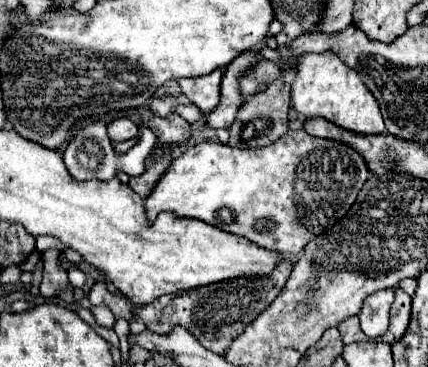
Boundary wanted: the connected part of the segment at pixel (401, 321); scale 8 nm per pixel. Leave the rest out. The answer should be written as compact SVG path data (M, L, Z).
M395 289L395 301L393 301L393 307L391 307L389 331L383 337L377 337L375 341L389 343L389 345L397 343L405 335L405 331L407 331L409 319L411 319L411 297L405 291Z

